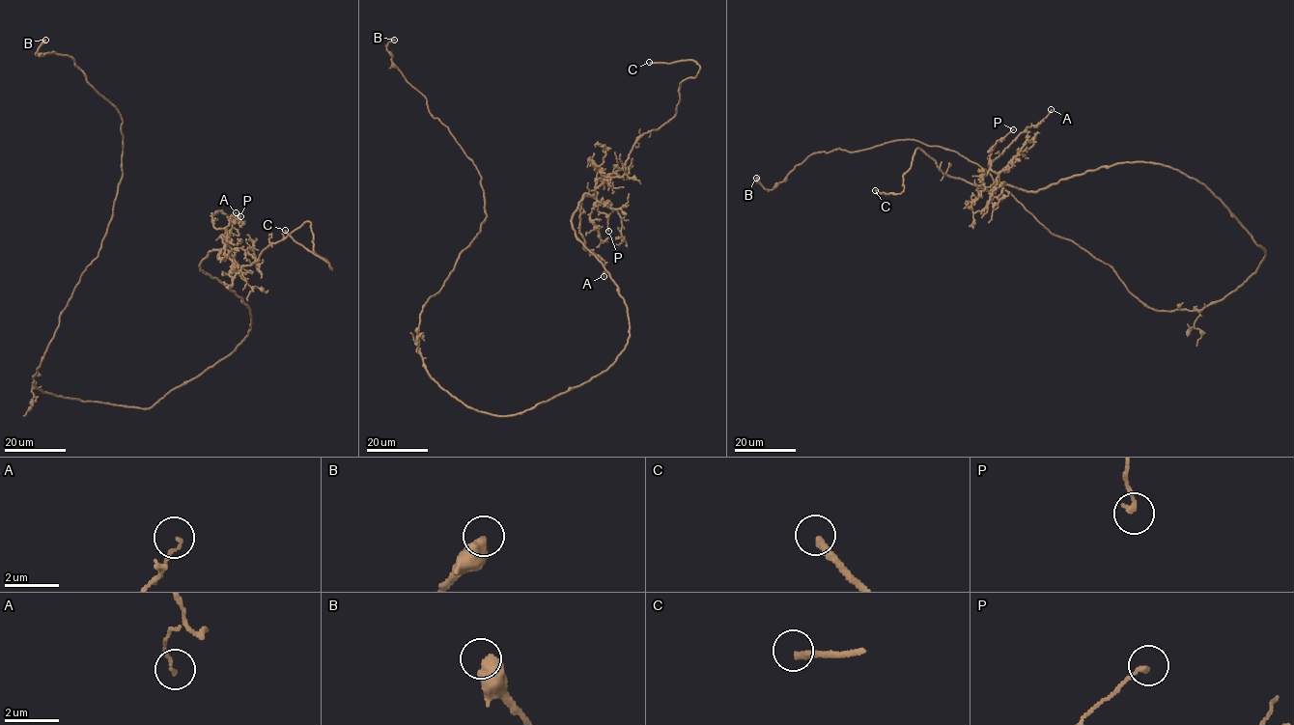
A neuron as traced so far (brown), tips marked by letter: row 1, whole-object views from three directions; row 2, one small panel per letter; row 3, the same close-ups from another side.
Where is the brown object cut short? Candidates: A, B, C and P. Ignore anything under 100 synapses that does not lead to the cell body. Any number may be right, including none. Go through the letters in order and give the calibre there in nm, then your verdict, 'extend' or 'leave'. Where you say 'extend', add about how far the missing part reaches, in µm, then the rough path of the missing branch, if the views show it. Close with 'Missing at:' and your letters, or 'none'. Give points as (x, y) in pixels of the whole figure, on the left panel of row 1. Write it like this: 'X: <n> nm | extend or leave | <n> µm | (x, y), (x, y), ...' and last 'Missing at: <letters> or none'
A: 110 nm | leave
B: 600 nm | leave
C: 280 nm | extend | 10 µm
P: 180 nm | leave
Missing at: C

